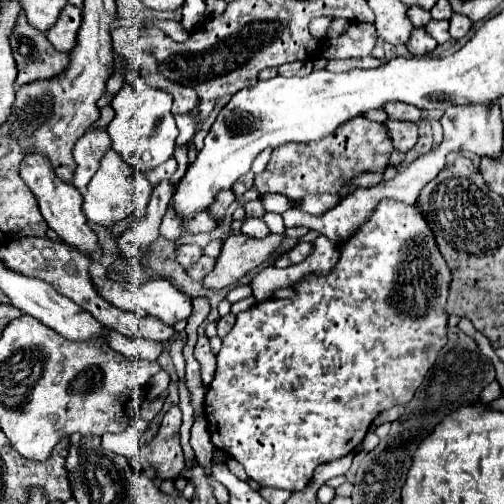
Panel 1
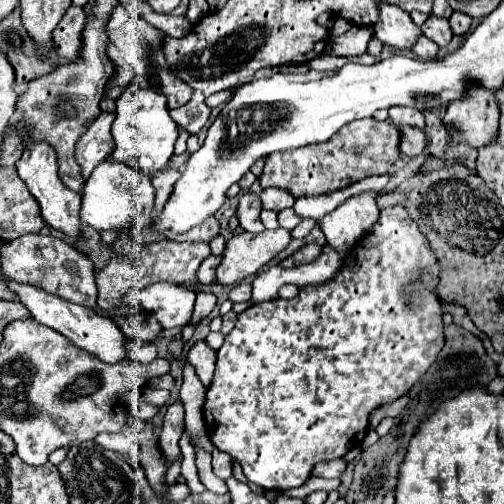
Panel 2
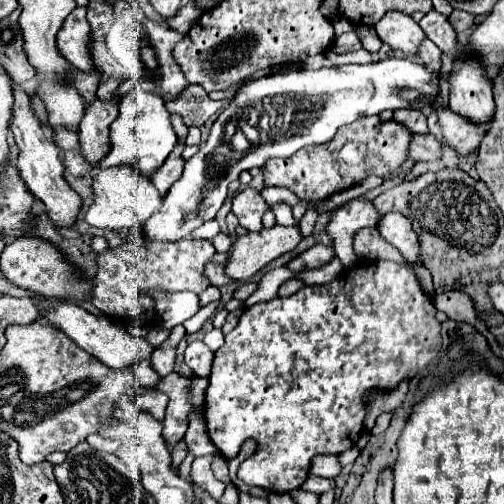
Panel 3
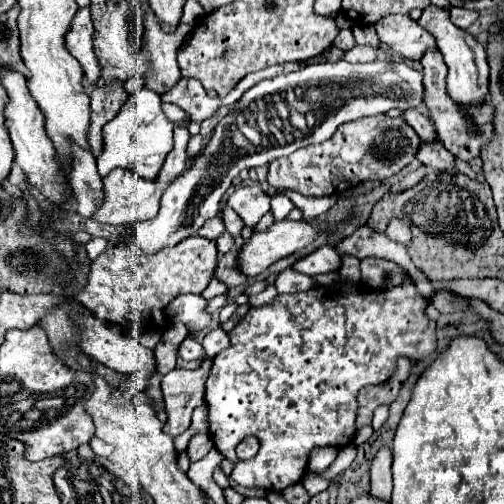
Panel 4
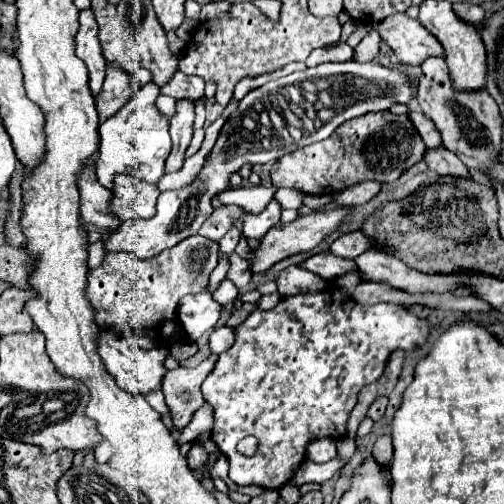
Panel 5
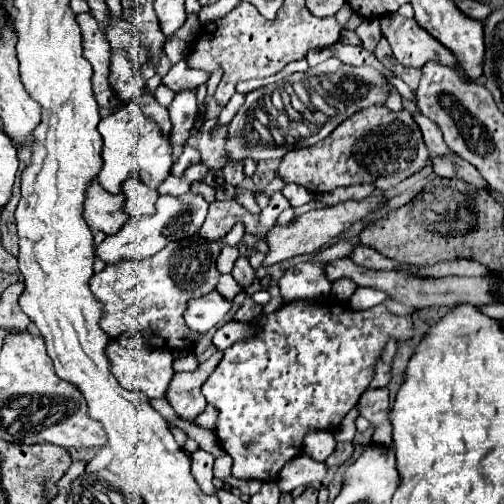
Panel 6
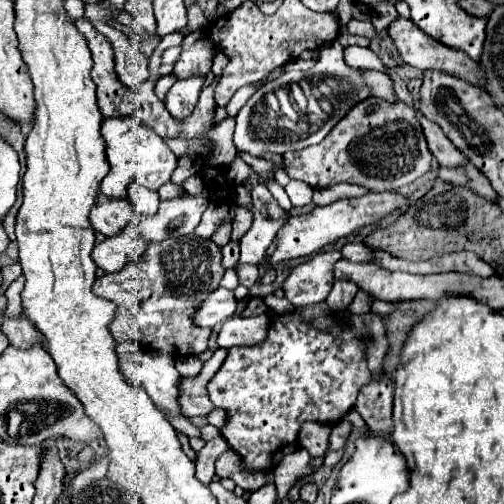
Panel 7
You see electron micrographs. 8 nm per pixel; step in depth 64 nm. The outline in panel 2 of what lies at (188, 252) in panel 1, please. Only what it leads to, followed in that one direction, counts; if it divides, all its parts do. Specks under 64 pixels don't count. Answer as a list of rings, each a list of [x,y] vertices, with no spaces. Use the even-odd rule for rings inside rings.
[[[162,240],[158,244],[152,244],[144,250],[144,256],[140,260],[134,260],[134,256],[116,256],[110,260],[108,266],[102,268],[102,272],[98,274],[96,278],[96,284],[98,284],[98,306],[102,310],[116,310],[120,308],[120,296],[130,290],[130,288],[144,288],[152,282],[160,282],[160,280],[166,280],[166,282],[174,282],[174,284],[180,284],[184,282],[184,286],[194,286],[198,280],[196,280],[196,268],[202,264],[202,260],[210,256],[210,248],[206,242],[170,242],[170,240]]]

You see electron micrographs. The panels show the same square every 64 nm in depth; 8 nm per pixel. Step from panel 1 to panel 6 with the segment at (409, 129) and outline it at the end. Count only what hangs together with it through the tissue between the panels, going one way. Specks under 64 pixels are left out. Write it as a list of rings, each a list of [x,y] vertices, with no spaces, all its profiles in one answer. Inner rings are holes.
[[[452,154],[452,156],[430,156],[430,164],[432,164],[432,170],[436,176],[458,178],[458,180],[476,184],[480,188],[486,188],[486,182],[480,176],[480,172],[476,172],[472,168],[472,164],[460,160],[456,154]]]

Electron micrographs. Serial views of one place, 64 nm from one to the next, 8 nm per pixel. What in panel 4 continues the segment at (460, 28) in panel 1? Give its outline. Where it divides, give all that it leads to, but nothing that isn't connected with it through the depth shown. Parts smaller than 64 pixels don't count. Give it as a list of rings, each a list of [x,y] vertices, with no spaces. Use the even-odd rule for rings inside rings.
[[[450,8],[450,20],[458,26],[458,28],[468,28],[470,24],[474,24],[478,18],[478,12],[468,12],[466,8]]]

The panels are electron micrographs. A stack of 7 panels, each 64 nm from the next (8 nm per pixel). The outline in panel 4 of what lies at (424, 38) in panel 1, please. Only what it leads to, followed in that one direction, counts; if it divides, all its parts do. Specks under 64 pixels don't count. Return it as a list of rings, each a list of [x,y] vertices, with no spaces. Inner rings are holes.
[[[428,48],[420,60],[424,68],[424,88],[426,98],[424,104],[430,110],[430,116],[436,124],[436,132],[440,142],[460,160],[470,162],[472,158],[480,156],[480,148],[492,140],[492,102],[484,104],[484,108],[460,108],[458,104],[452,104],[448,92],[446,92],[446,64],[442,60],[442,54],[438,48]]]

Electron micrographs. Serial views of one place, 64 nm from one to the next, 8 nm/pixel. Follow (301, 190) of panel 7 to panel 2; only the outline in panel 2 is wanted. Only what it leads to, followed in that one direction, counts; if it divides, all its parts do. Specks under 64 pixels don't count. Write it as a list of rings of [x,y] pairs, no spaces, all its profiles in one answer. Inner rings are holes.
[[[286,208],[286,210],[278,212],[278,222],[280,222],[280,226],[282,226],[282,228],[292,230],[294,226],[298,226],[298,224],[302,222],[302,218],[294,212],[294,208]]]

